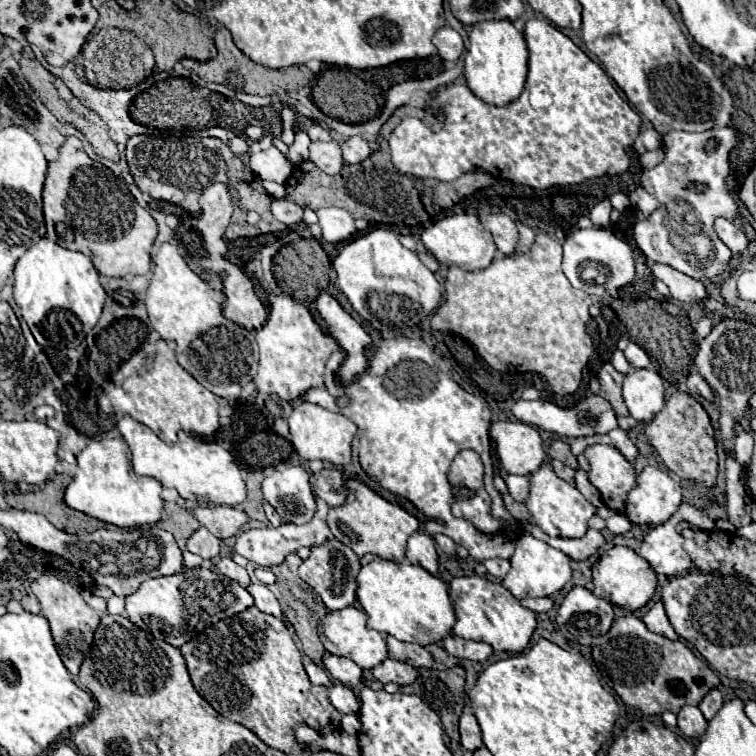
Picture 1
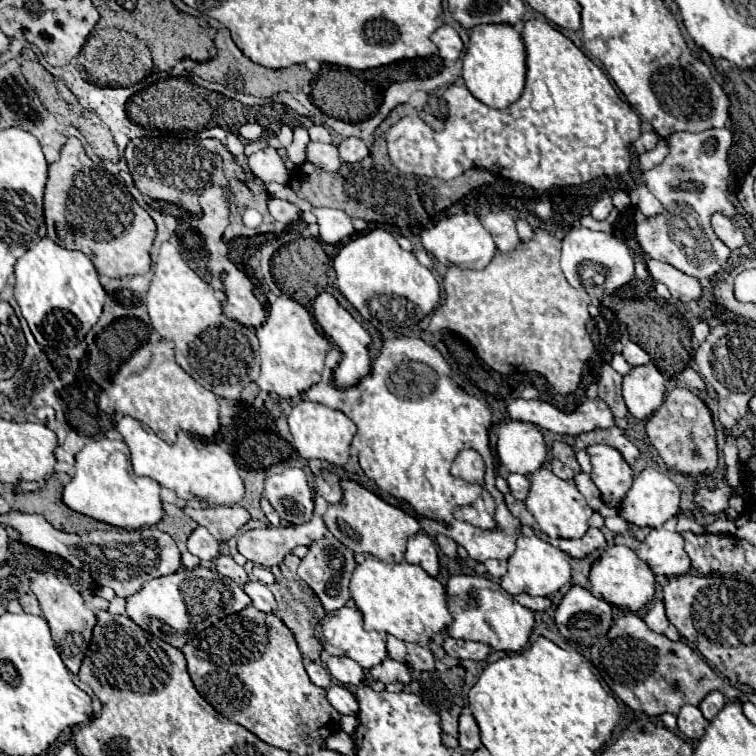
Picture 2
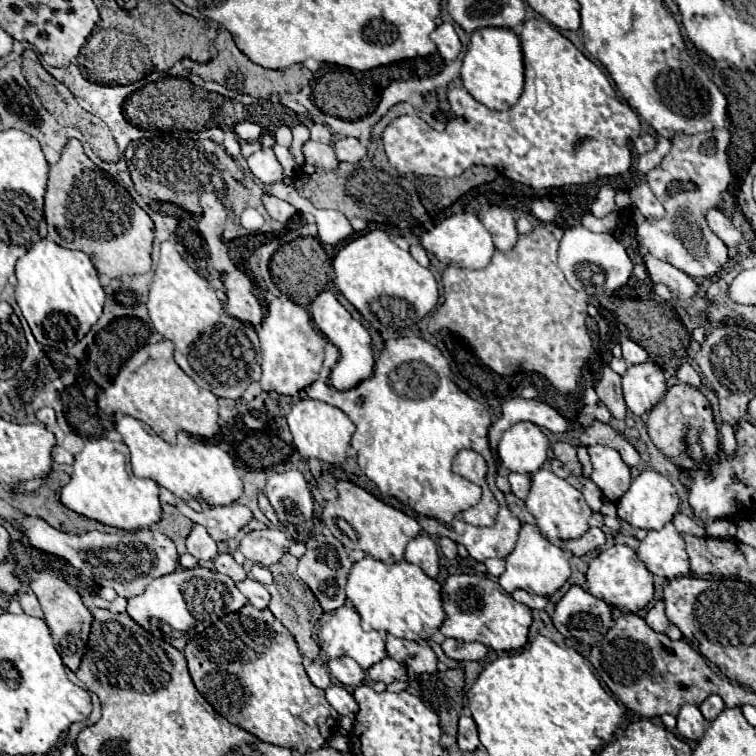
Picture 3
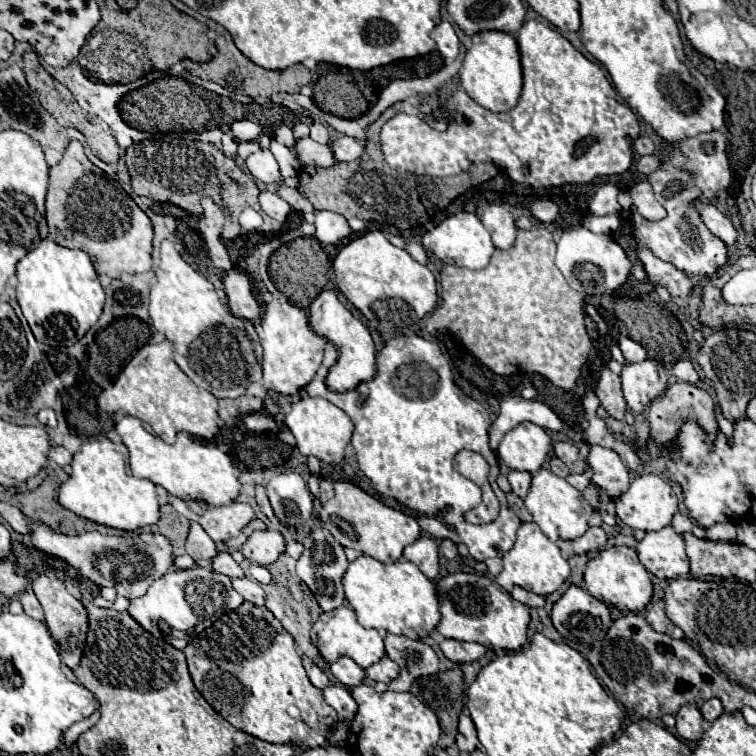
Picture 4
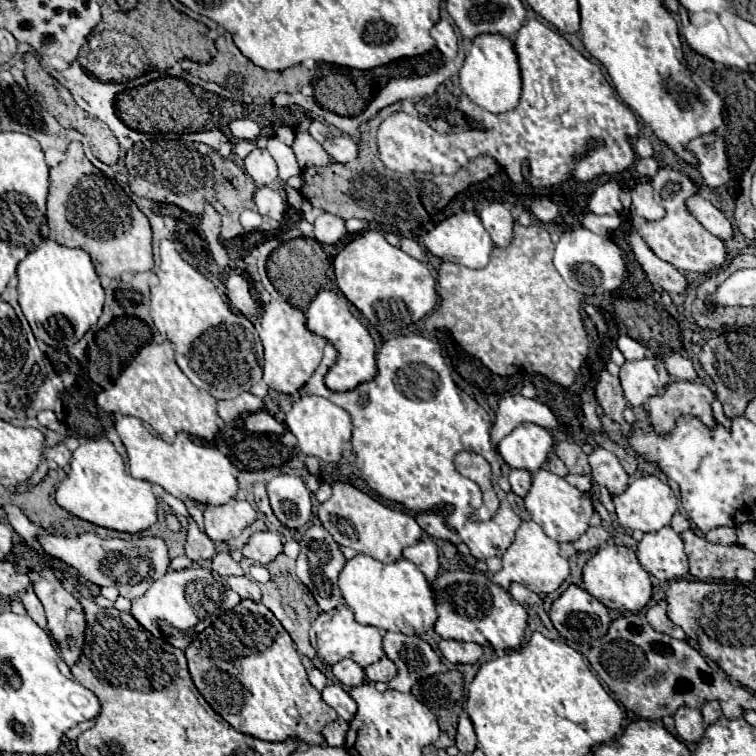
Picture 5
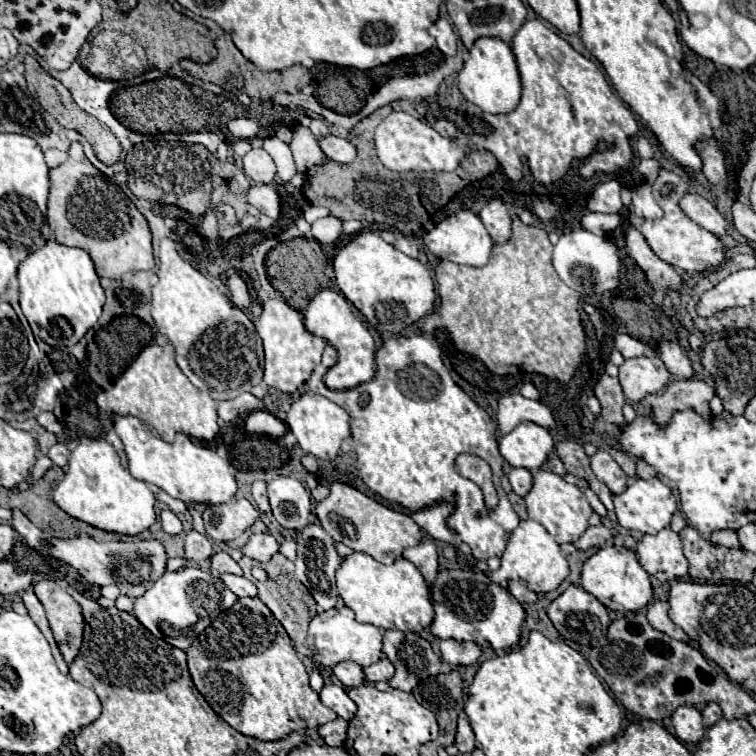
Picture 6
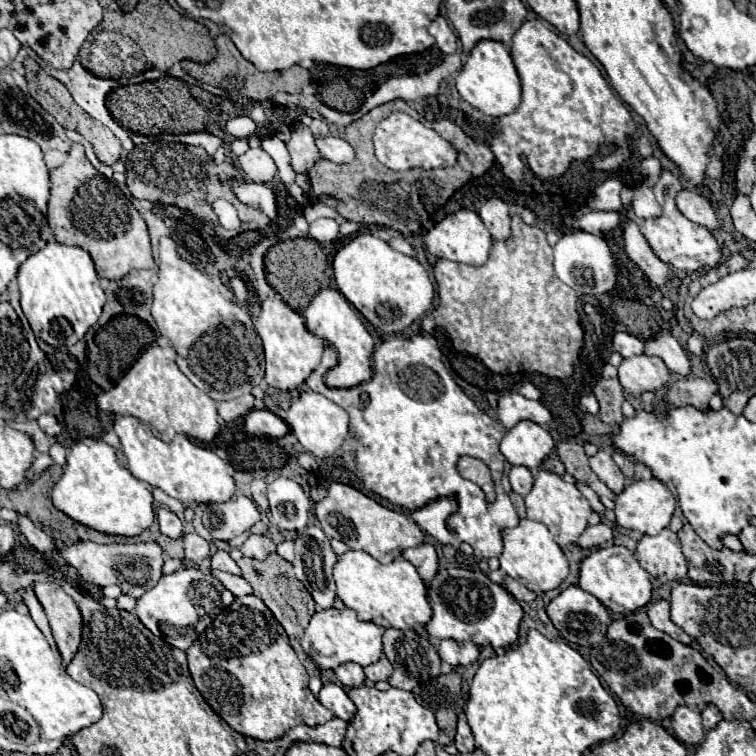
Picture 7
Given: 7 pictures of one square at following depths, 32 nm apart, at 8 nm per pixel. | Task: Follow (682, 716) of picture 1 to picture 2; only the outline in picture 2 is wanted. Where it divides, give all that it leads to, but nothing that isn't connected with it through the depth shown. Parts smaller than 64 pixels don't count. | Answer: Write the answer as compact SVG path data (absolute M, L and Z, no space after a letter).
M682 706L678 714L678 730L690 738L690 740L700 740L704 736L708 720L702 716L702 712L696 706Z

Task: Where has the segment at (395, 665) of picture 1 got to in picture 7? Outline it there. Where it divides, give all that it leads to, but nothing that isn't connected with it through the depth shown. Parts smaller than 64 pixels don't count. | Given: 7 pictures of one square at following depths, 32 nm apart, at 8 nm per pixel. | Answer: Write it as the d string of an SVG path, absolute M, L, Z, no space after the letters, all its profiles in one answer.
M382 656L378 662L370 664L364 668L364 674L370 682L378 682L378 680L388 680L392 676L392 664L388 662L386 656Z

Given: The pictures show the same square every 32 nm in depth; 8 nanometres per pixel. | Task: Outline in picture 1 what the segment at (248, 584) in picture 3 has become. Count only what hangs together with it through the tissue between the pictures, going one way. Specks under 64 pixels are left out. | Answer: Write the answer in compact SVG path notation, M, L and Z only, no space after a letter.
M250 584L246 586L246 590L252 594L254 598L254 606L260 610L260 612L266 612L266 614L272 614L276 618L282 618L282 612L280 612L280 604L276 600L276 596L264 586L264 584Z

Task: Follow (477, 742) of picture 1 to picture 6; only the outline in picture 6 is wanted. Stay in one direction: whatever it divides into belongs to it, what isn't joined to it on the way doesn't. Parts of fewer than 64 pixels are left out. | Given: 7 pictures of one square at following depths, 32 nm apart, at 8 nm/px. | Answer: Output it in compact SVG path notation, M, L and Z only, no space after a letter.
M460 712L458 716L458 734L456 734L456 748L460 752L472 752L476 748L476 738L474 732L470 728L470 722L466 718L464 712Z

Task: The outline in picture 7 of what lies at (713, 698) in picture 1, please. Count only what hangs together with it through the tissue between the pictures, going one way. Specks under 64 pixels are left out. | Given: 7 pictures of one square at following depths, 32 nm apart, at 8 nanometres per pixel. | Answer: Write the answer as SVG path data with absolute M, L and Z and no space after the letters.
M708 706L702 712L702 726L704 726L704 730L712 730L720 720L722 720L722 716L720 716L720 710L716 706Z

